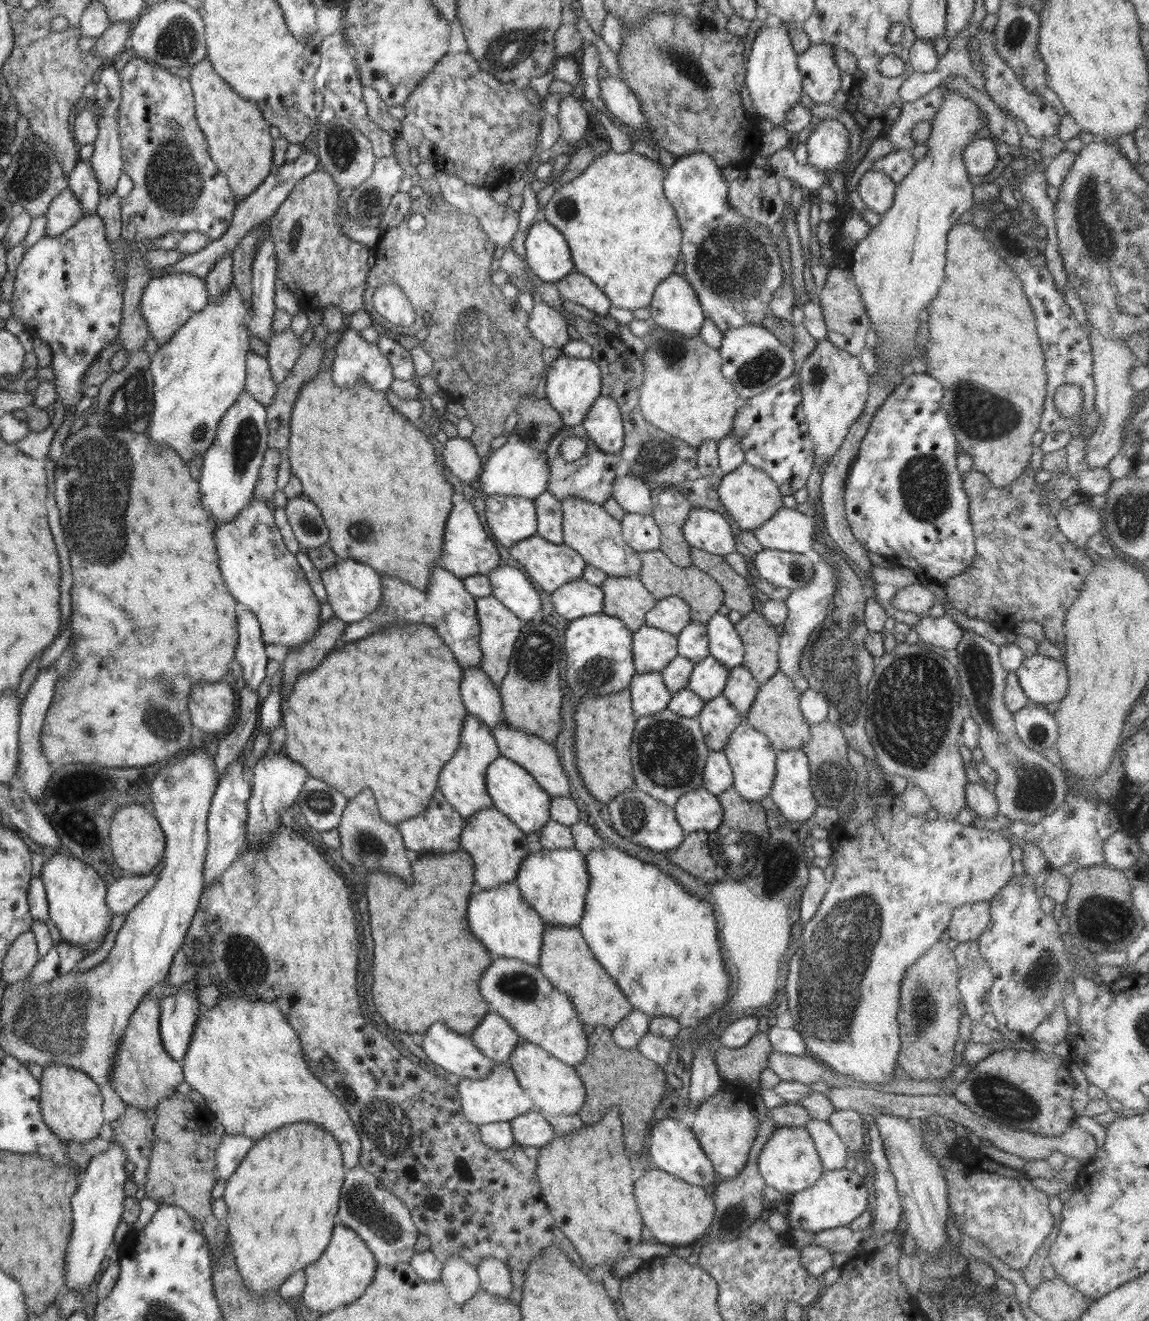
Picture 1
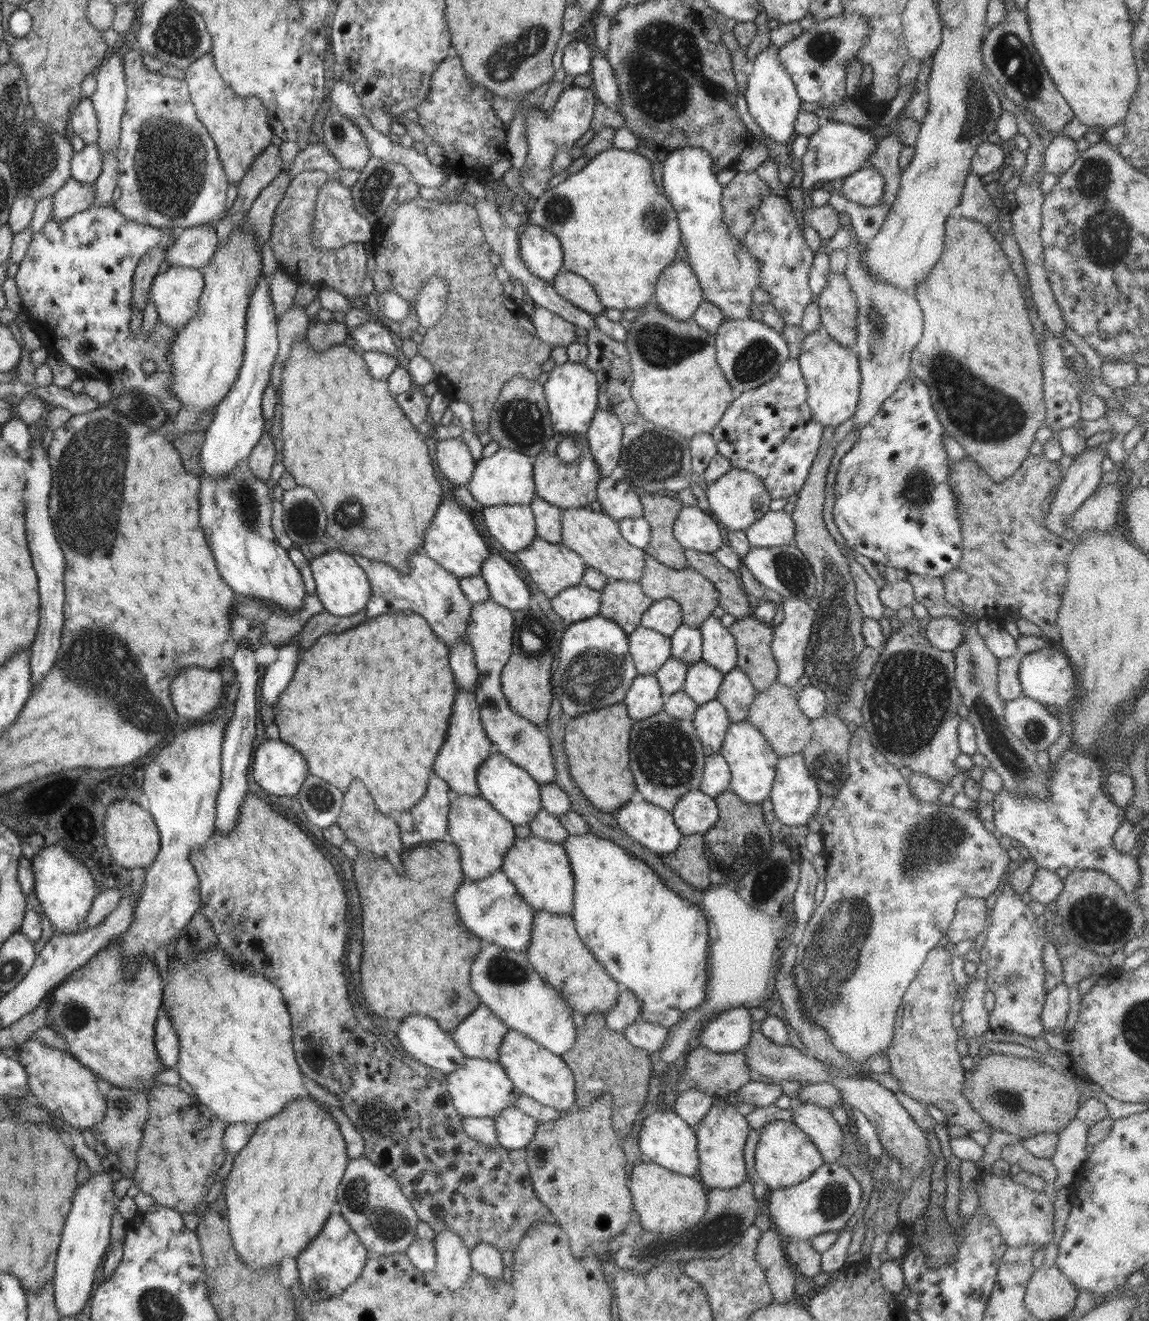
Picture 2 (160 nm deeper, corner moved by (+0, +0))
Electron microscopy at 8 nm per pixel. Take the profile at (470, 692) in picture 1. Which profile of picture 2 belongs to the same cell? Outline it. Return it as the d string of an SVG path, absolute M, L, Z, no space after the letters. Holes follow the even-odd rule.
M466 640L460 641L449 648L449 660L452 672L456 676L456 684L463 691L475 694L479 672L475 665L473 648Z

